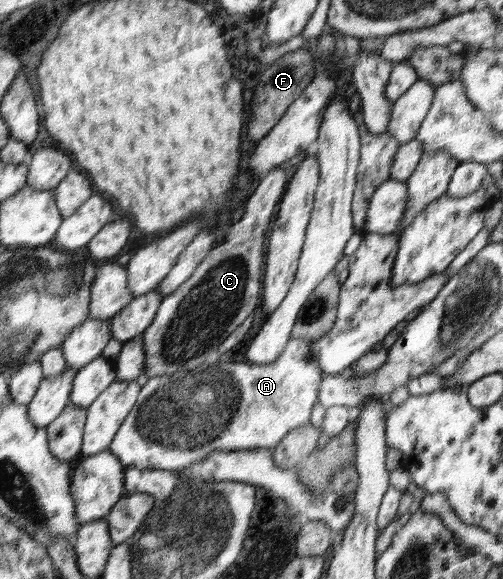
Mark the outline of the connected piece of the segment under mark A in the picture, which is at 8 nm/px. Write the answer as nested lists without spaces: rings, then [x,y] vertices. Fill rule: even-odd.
[[[292,337],[280,358],[272,364],[203,363],[196,369],[184,369],[172,375],[143,380],[136,409],[131,410],[132,417],[128,417],[128,421],[123,421],[120,433],[116,432],[108,450],[116,454],[126,468],[174,472],[207,459],[213,451],[274,448],[289,431],[309,421],[319,399],[324,374],[312,356],[314,341]]]

